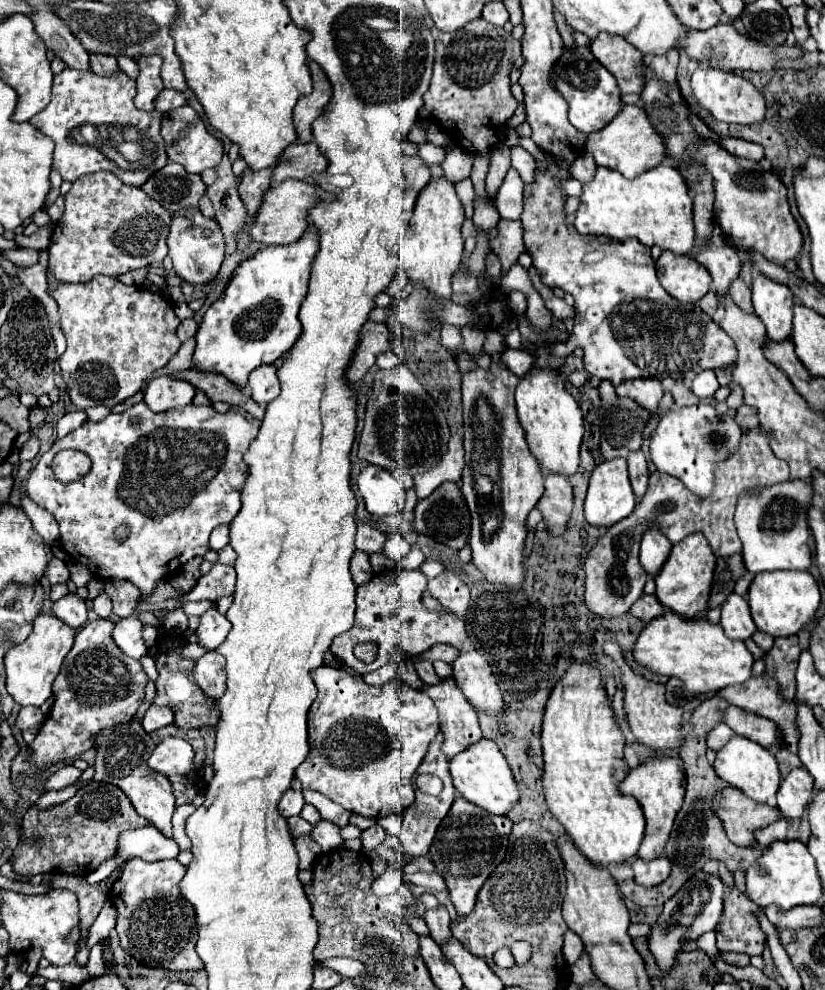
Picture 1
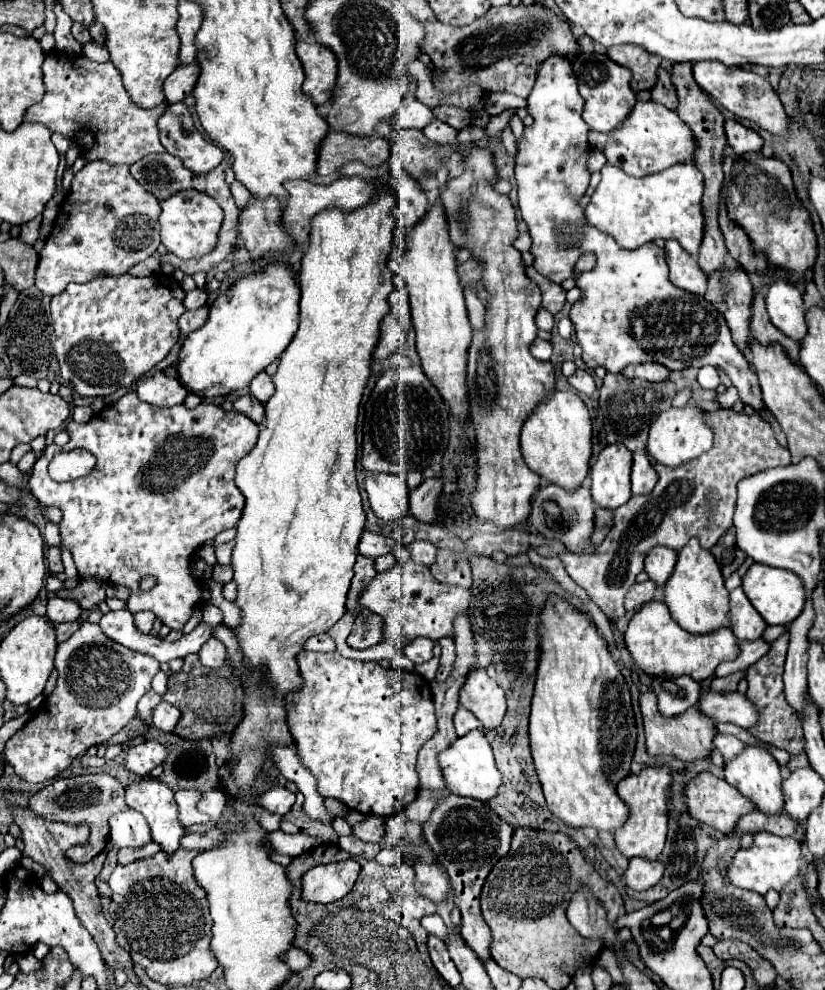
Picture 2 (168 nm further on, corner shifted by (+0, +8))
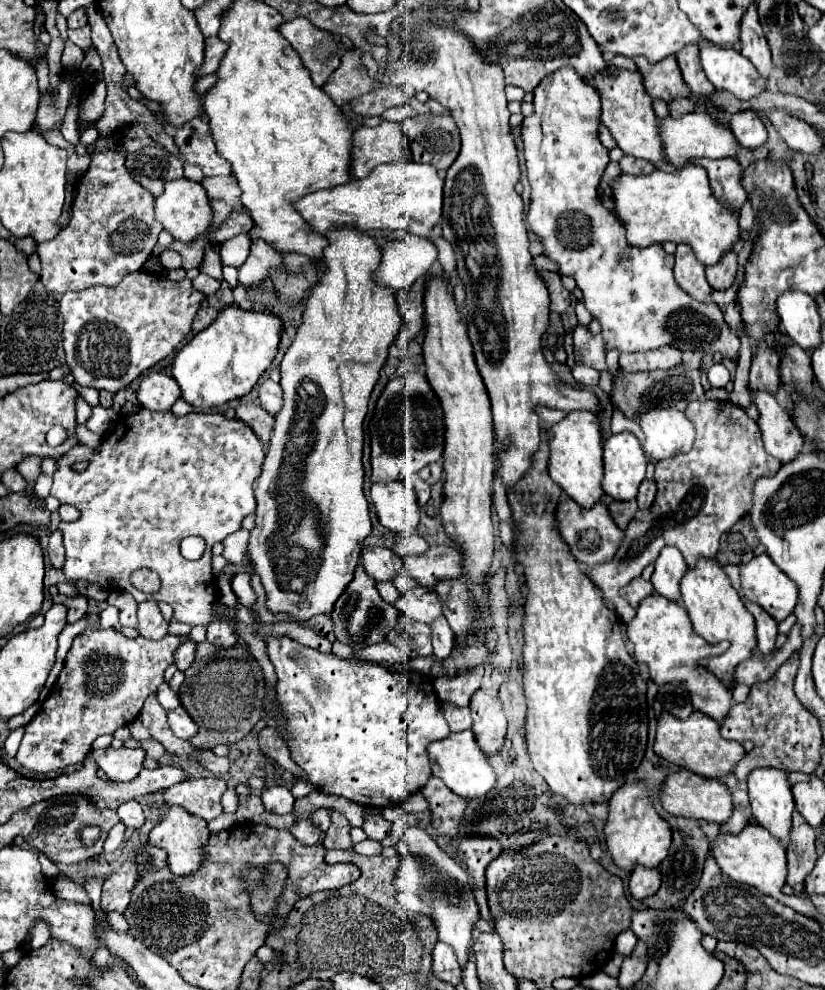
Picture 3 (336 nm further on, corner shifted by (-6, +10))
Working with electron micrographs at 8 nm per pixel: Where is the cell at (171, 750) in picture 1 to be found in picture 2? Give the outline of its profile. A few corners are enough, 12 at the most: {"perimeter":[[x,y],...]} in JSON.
{"perimeter":[[144,740],[128,750],[124,766],[148,776],[166,760],[168,748]]}

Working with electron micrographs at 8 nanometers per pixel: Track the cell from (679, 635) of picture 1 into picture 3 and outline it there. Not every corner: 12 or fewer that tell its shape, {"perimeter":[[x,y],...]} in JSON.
{"perimeter":[[658,594],[626,624],[658,686],[684,686],[696,710],[726,718],[732,692],[696,656],[724,654],[686,610]]}

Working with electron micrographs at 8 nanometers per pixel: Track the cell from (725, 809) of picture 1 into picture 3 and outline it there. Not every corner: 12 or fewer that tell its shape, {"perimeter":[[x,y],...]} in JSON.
{"perimeter":[[690,770],[666,776],[662,808],[672,816],[726,822],[732,794]]}

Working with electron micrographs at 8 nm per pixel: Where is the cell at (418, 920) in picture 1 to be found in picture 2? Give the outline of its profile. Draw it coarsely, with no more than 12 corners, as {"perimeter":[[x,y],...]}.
{"perimeter":[[438,914],[424,916],[421,924],[442,940],[450,929]]}

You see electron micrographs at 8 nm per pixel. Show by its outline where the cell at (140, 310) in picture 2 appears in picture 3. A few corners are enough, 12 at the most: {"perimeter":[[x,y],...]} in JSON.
{"perimeter":[[132,272],[66,292],[80,386],[116,392],[190,334],[206,296]]}

